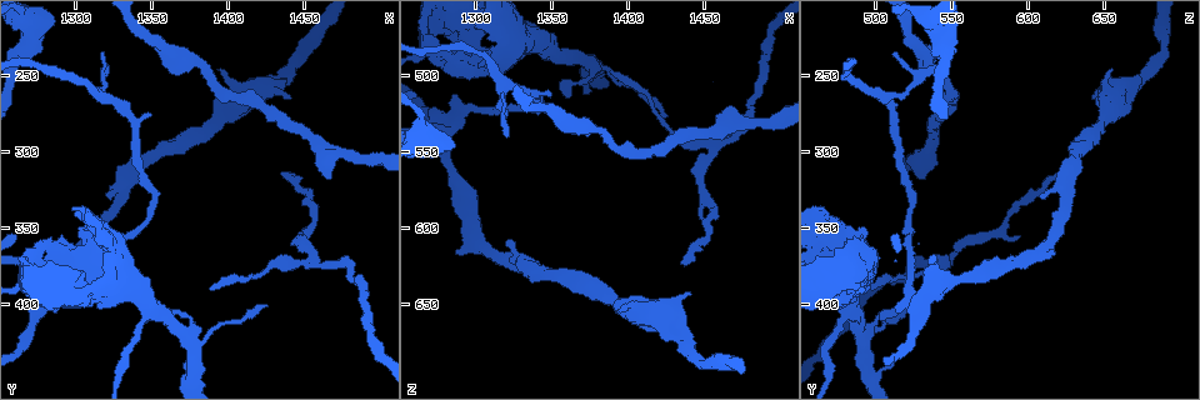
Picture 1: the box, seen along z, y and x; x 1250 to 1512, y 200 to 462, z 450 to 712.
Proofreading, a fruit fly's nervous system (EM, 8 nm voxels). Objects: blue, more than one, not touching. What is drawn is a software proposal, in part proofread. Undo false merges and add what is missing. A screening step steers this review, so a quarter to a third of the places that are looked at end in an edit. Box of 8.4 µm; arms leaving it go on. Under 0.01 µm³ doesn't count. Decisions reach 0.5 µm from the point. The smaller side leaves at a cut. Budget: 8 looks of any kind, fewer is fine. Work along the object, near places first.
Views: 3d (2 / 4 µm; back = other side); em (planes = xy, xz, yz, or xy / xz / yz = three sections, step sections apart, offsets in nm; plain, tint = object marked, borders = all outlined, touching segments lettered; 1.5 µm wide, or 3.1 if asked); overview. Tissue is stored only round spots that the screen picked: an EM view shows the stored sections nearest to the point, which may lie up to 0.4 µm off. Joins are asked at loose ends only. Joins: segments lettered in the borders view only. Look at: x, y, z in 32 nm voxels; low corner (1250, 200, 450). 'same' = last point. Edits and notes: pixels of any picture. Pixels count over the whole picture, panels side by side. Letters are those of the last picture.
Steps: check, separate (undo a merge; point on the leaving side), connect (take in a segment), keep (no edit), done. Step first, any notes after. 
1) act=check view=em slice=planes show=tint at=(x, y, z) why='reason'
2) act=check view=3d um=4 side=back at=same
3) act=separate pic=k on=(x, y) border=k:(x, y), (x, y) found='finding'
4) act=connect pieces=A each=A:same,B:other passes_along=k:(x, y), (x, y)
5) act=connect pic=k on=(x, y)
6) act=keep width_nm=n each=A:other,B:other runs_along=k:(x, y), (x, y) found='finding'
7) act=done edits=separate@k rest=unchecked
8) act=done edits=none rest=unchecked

act=check view=em slice=planes show=borders at=(1436, 312, 622) why='an open end'

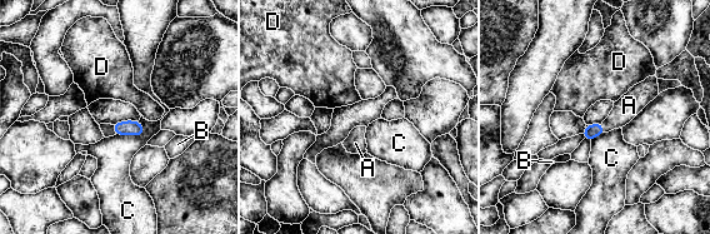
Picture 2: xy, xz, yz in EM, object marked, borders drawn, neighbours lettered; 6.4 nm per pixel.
act=connect pieces=A each=A:same,B:other,C:other,D:other found='it goes on there'

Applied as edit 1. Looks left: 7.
act=check view=overview

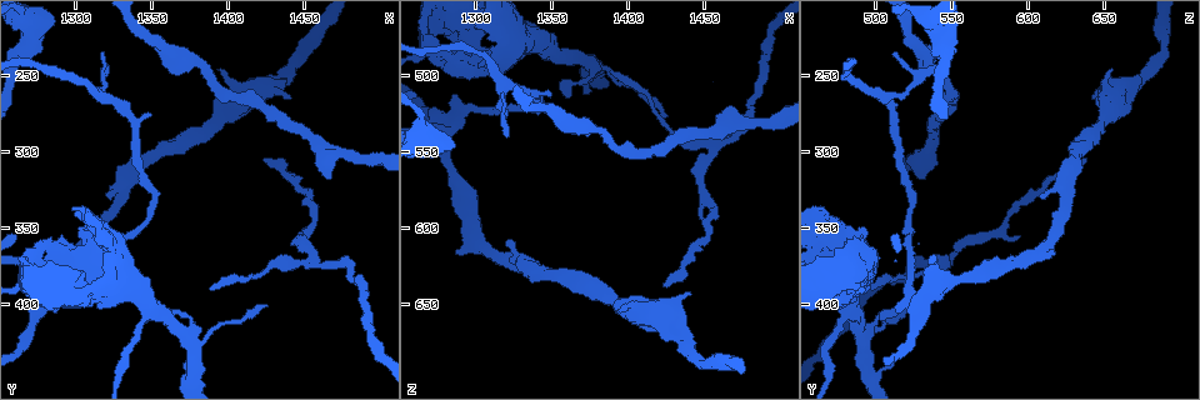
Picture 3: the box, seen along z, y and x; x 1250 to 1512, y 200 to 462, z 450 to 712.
act=check view=em slice=planes show=tint at=(1374, 438, 512) why='branch stops here'

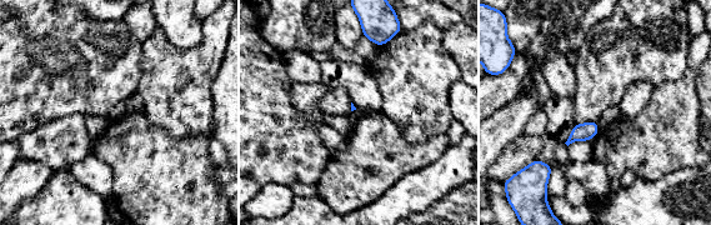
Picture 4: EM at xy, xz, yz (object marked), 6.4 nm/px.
act=check view=em slice=planes show=borders at=same

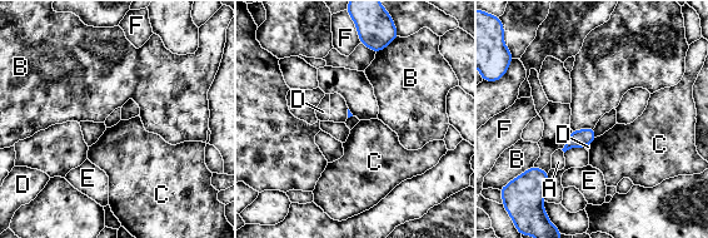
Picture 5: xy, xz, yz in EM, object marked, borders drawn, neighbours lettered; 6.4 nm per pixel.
act=keep each=A:other,B:other,C:other,D:other,E:other,F:other border=5:(597, 137), (589, 144) found='none of them fits'

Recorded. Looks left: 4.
act=done edits=connect@2 rest=unchecked

